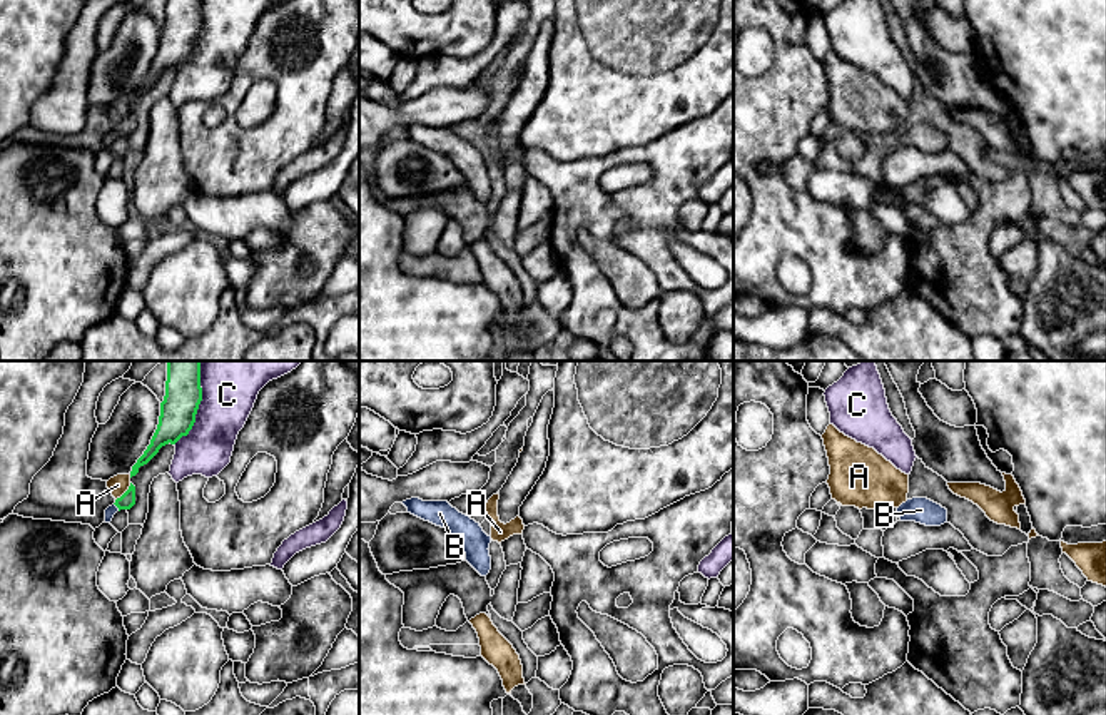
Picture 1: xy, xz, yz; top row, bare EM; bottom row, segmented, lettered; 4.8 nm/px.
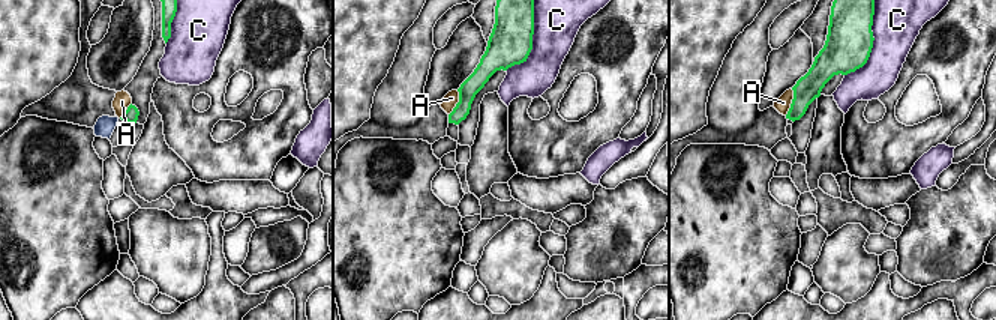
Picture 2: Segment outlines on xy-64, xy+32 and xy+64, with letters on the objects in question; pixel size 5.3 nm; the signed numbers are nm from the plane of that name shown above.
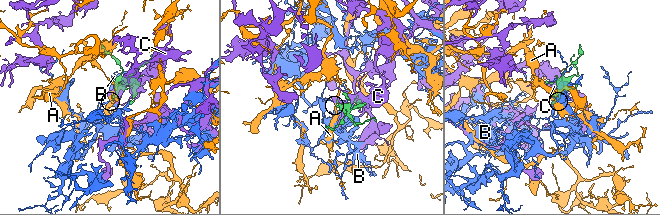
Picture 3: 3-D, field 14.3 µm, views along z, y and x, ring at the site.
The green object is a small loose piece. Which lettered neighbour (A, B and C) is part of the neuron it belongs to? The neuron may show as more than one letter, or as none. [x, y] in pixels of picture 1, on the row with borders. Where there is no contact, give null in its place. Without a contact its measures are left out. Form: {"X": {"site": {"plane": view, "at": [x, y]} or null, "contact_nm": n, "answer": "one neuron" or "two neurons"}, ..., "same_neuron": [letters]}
{"A": {"site": {"plane": "xy", "at": [126, 491]}, "contact_nm": 120, "answer": "two neurons"}, "B": {"site": {"plane": "xy", "at": [116, 505]}, "contact_nm": 50, "answer": "one neuron"}, "C": {"site": {"plane": "xy", "at": [199, 403]}, "contact_nm": 440, "answer": "two neurons"}, "same_neuron": ["B"]}

